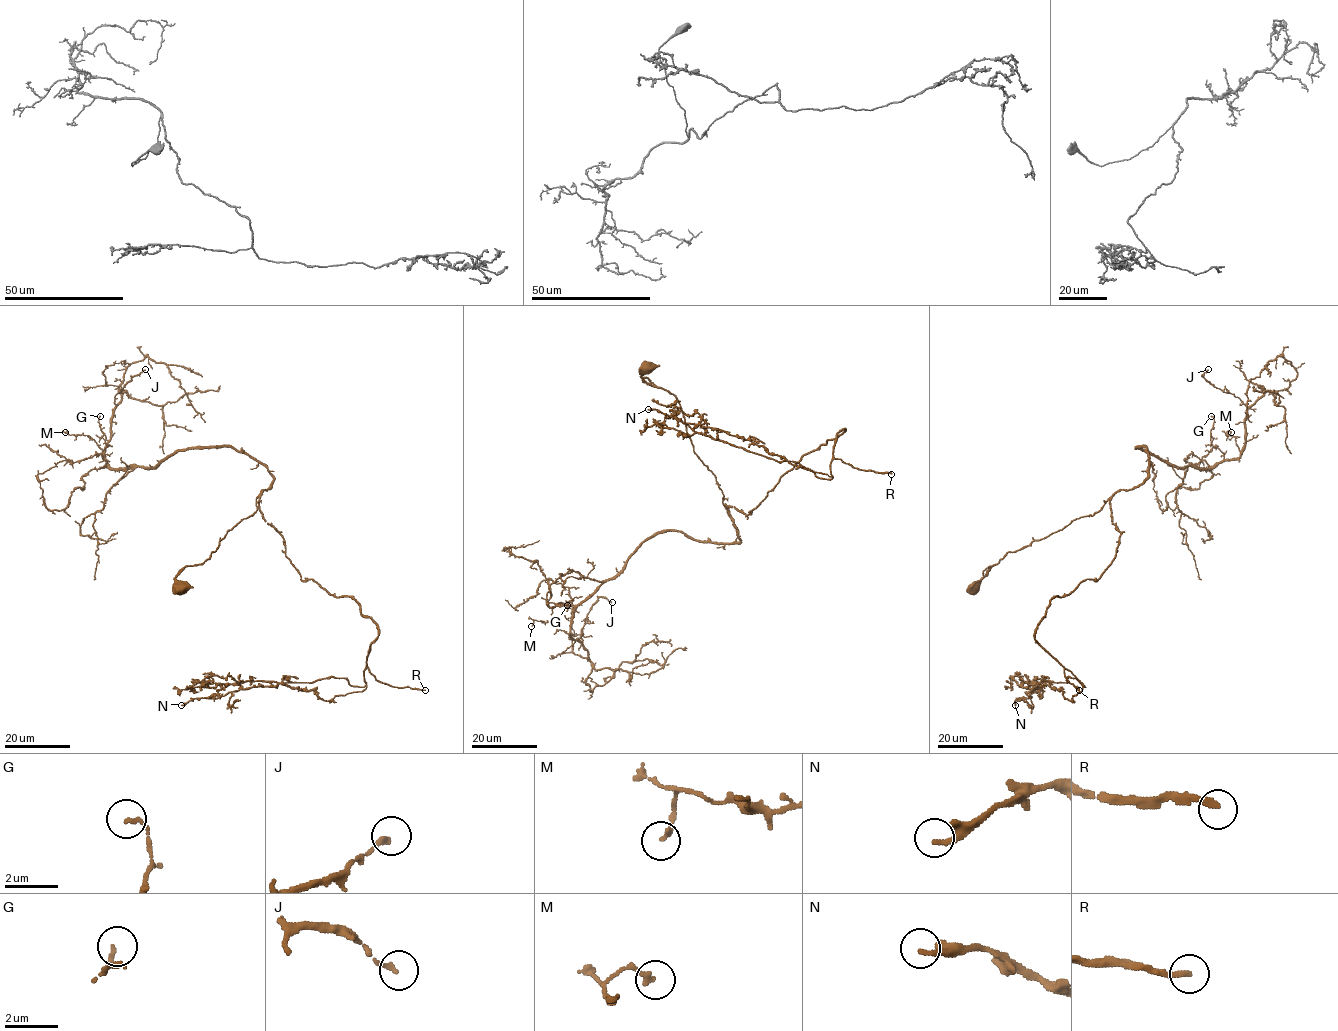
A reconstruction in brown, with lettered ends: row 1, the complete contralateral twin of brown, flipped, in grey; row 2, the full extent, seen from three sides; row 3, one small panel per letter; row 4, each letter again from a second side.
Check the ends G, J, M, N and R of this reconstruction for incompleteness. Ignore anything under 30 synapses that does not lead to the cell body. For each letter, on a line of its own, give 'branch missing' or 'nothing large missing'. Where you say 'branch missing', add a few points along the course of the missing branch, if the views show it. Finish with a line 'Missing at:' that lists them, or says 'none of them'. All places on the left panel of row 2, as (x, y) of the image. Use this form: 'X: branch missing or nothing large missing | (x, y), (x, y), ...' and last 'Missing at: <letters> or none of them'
G: nothing large missing
J: nothing large missing
M: nothing large missing
N: nothing large missing
R: branch missing
Missing at: R

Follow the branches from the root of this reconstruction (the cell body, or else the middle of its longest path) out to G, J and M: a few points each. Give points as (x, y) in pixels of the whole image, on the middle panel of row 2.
G: (644, 366), (642, 376), (679, 402), (740, 541), (656, 532), (572, 618), (567, 605)
J: (644, 366), (679, 402), (740, 541), (654, 533), (576, 608), (572, 637), (582, 641), (599, 597), (612, 602)
M: (644, 366), (642, 376), (679, 402), (740, 541), (656, 532), (576, 608), (570, 635), (549, 622), (531, 626)

